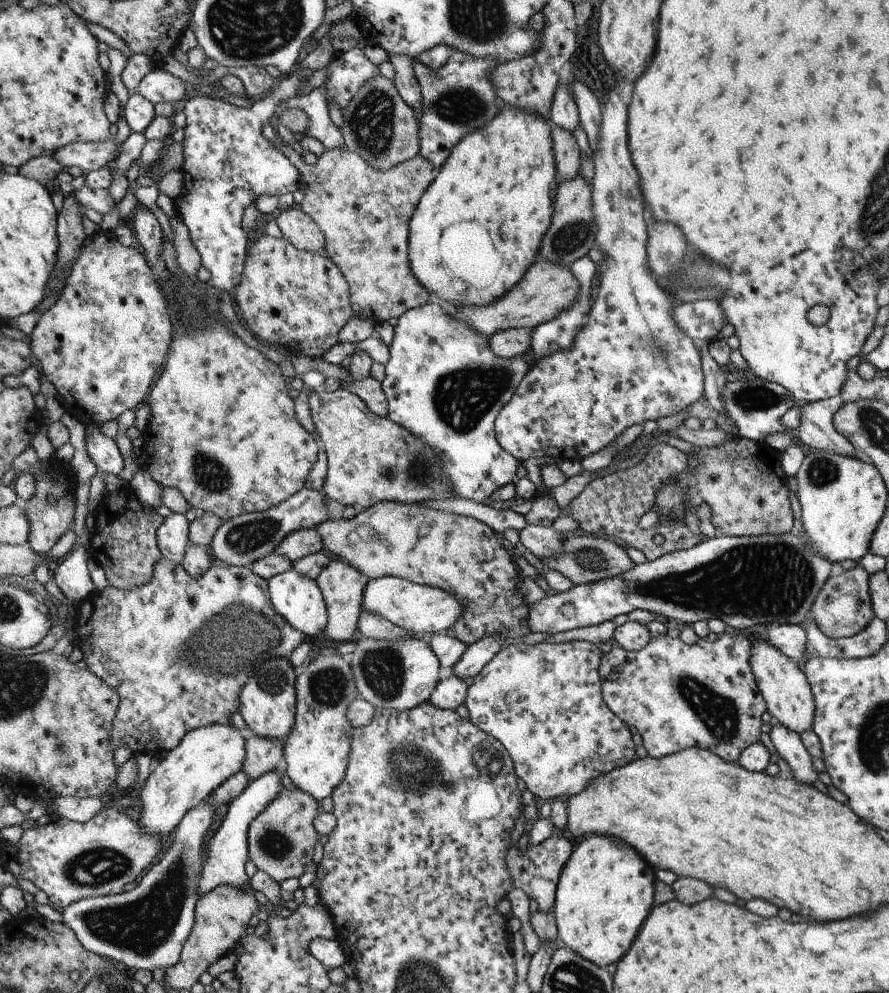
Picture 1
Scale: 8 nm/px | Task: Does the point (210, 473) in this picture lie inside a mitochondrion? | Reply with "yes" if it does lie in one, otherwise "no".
yes

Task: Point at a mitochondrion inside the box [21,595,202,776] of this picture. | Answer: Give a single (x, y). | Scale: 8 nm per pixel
(59, 743)

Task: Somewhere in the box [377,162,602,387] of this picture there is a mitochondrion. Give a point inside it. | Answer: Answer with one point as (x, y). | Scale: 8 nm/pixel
(571, 236)

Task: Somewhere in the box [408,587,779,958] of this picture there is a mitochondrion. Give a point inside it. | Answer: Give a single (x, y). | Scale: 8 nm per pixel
(718, 714)

